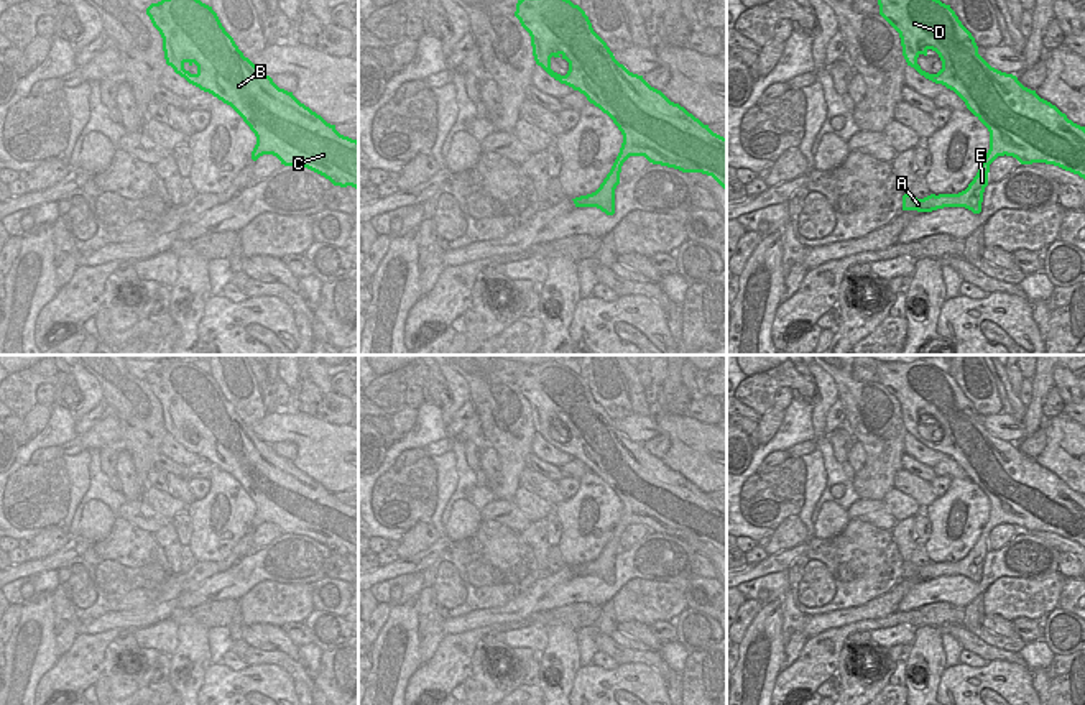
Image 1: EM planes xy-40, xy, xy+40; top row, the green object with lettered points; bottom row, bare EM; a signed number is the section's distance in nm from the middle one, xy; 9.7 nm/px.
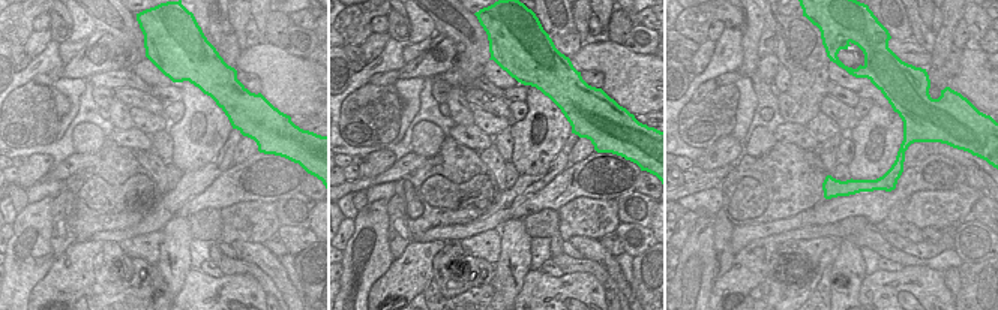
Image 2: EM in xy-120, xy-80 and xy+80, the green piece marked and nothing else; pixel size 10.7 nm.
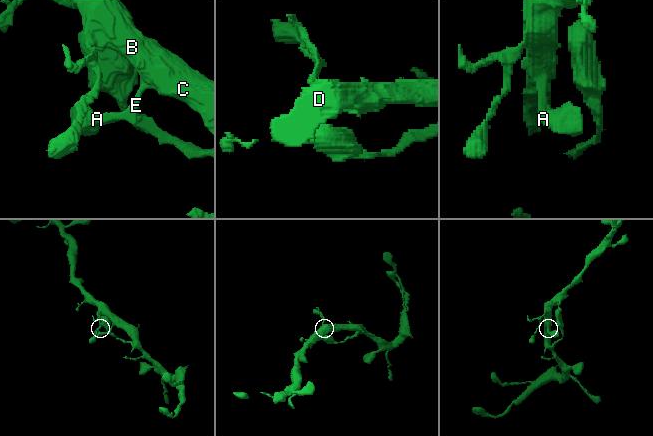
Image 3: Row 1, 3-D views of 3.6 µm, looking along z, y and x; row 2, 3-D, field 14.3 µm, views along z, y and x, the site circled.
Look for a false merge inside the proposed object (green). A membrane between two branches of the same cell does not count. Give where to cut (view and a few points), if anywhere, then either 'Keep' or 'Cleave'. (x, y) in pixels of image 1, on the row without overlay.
Split along xy (617, 525), (620, 534). Cleave

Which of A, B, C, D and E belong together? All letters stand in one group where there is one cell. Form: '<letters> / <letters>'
A E / B C D

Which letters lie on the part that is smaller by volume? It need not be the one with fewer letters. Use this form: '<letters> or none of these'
A, E

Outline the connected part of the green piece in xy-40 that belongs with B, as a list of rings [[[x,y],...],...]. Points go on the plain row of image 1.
[[[174,362],[146,376],[163,406],[166,432],[189,452],[230,473],[256,505],[252,528],[276,524],[284,534],[307,536],[334,554],[358,557],[358,509],[340,503],[335,493],[301,472],[293,460],[279,457],[235,412],[212,375],[192,363]]]

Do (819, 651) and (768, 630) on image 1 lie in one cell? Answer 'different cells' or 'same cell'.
different cells

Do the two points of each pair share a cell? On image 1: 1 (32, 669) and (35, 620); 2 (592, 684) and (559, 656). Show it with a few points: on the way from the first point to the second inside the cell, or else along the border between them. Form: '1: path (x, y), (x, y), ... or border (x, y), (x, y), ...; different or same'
1: path (32, 658), (35, 631); same
2: border (581, 666), (571, 687); different

